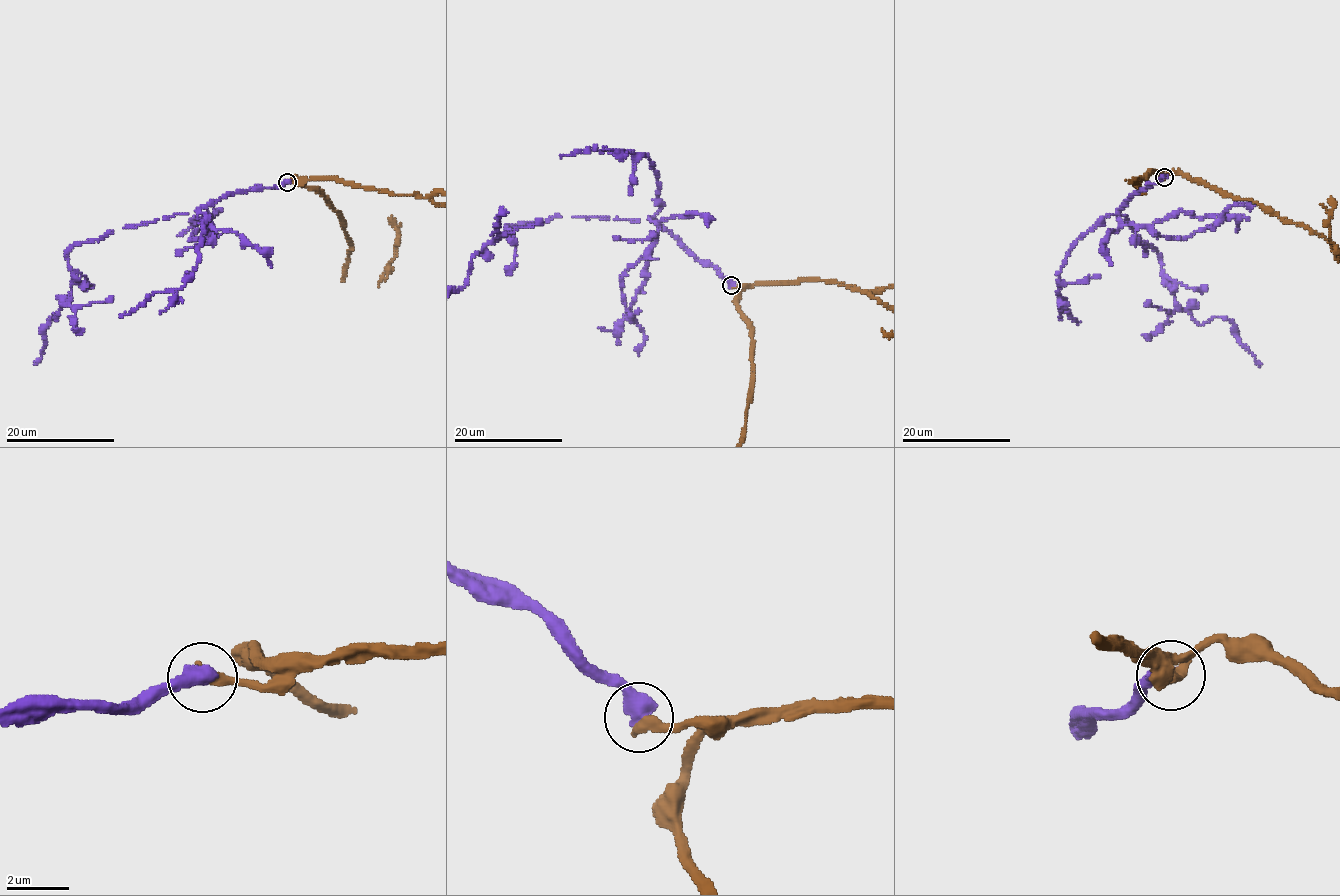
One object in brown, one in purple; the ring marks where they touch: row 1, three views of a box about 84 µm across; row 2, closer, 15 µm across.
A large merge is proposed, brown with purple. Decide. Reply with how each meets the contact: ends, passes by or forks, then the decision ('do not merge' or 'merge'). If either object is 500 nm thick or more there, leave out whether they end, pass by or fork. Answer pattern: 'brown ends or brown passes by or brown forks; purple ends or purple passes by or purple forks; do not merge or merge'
do not merge

